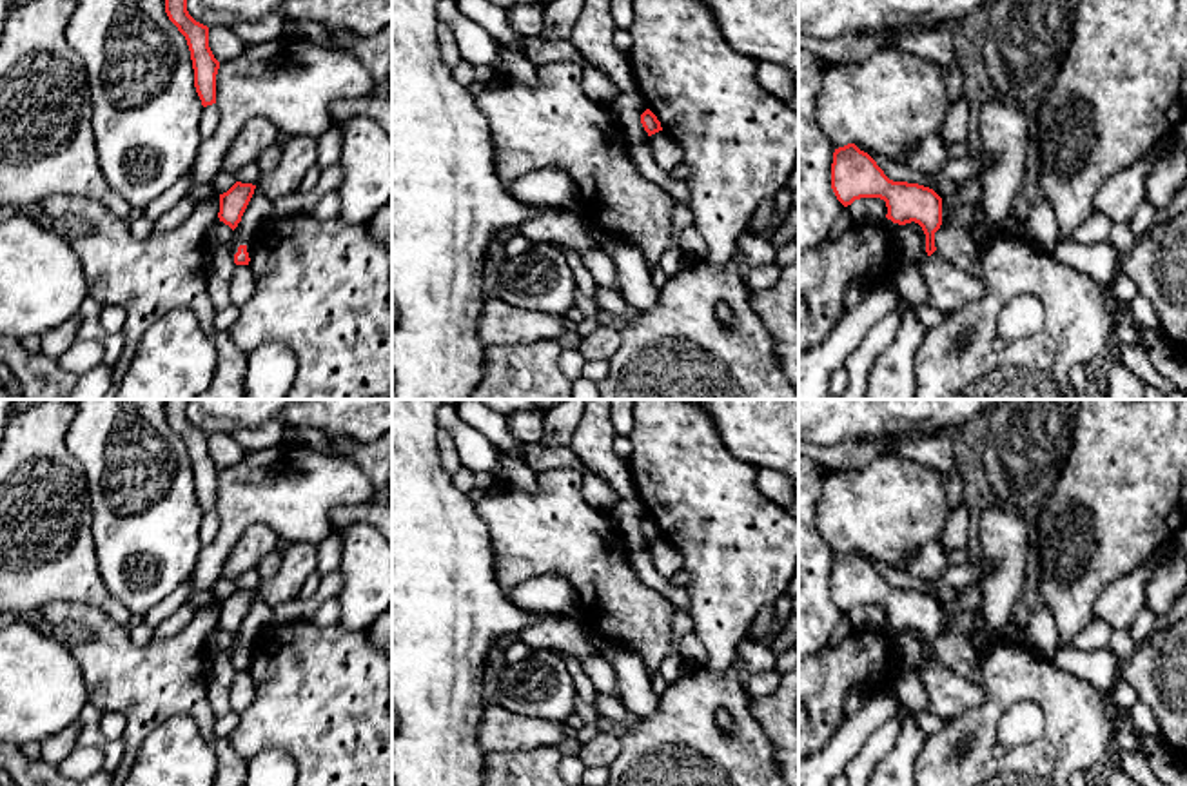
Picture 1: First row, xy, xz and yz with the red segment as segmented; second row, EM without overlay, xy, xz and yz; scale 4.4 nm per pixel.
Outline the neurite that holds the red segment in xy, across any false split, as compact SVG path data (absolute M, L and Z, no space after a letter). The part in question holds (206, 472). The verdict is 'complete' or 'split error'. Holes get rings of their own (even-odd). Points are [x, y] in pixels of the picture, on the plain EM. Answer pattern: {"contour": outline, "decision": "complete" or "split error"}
{"contour": "M165 399L165 419L187 447L194 476L194 494L201 512L207 514L216 510L220 468L209 454L209 434L196 428L187 418L187 403L189 399Z", "decision": "complete"}

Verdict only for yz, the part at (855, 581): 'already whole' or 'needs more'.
already whole

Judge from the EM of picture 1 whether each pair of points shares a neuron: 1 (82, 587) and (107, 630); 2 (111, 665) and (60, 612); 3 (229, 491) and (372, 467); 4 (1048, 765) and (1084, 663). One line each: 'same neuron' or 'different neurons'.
1: different neurons
2: same neuron
3: different neurons
4: different neurons

